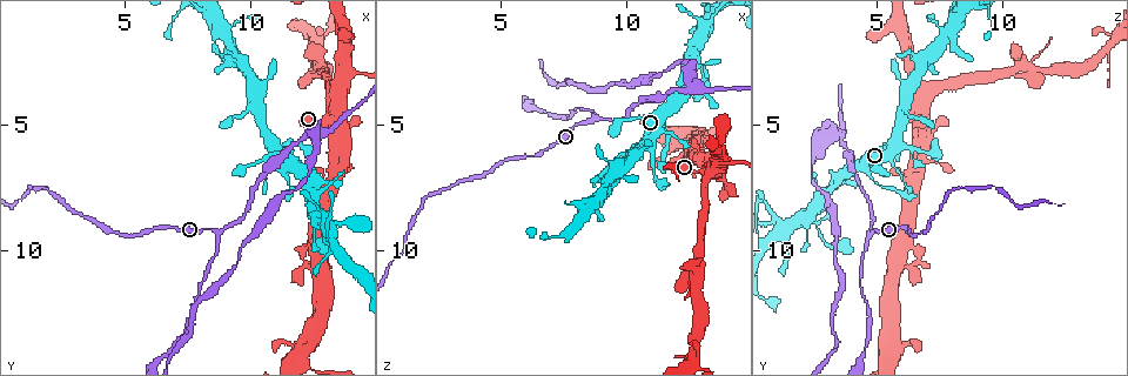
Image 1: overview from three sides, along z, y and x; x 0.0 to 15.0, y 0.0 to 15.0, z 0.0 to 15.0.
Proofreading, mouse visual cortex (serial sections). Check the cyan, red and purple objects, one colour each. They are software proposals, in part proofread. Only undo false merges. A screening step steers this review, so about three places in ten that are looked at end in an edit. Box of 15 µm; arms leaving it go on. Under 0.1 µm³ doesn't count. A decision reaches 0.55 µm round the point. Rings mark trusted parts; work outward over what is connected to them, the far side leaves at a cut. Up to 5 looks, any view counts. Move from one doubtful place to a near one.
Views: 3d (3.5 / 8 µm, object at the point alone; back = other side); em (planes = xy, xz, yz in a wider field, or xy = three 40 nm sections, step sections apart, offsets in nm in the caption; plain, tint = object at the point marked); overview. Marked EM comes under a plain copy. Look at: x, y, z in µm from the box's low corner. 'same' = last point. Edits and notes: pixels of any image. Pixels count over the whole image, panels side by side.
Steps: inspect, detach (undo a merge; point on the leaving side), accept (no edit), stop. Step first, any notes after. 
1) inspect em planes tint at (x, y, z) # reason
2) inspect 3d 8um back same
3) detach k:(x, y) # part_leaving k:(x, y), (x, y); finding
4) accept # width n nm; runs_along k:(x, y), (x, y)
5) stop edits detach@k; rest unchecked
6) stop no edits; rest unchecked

inspect 3d 3.5um at (8.7, 9.3, 4.8) # three-way junction

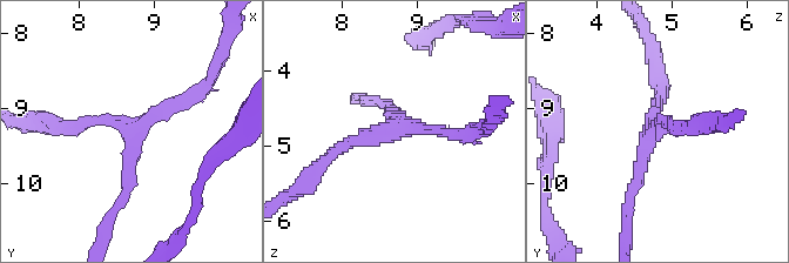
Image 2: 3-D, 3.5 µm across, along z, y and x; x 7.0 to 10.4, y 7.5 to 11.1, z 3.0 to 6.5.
inspect em xy step 3 tint at (8.75, 9.25, 4.75) # arms 3; arm_widths 150, 150, 200 nm

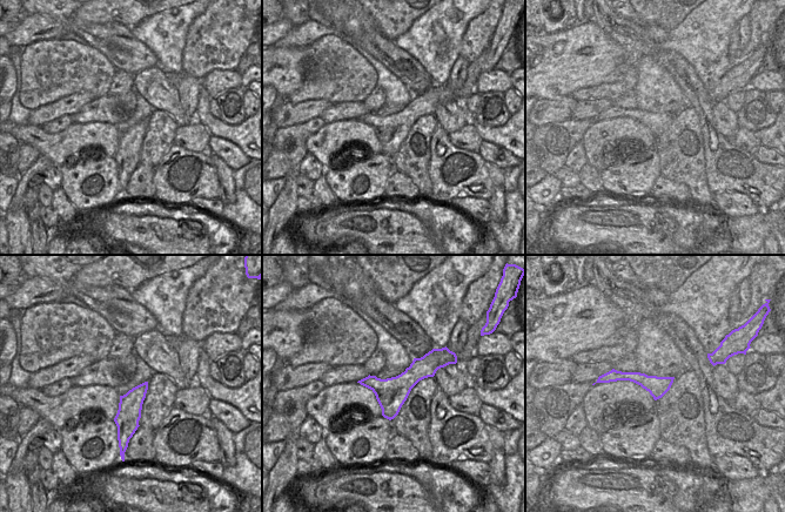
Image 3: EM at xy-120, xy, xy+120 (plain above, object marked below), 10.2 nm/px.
accept # width 320 nm; runs_along 3:(437, 361), (401, 385), (363, 382); continuous, no second cell

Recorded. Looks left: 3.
inspect 3d 8um back at (12.5, 5.4, 3.3) # abrupt turn

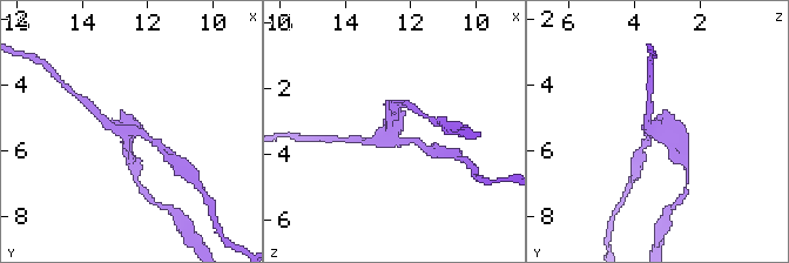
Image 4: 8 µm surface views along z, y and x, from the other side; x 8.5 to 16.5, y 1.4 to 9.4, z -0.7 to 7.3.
inspect em xy step 5 tint at (12.6, 5.4, 3.4)

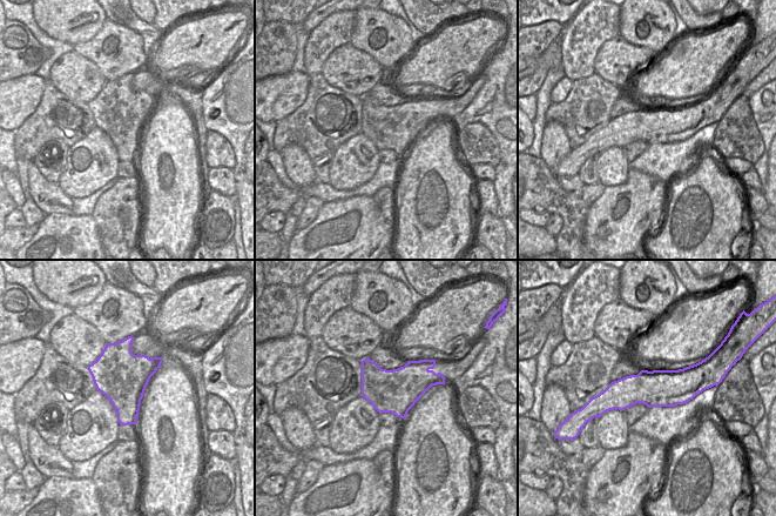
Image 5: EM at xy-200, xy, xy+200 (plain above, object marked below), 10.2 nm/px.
detach 4:(675, 129) # part_leaving 4:(647, 134), (673, 128), (682, 141); a second cell is stuck on

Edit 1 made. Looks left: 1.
stop edits detach@4; rest unchecked

